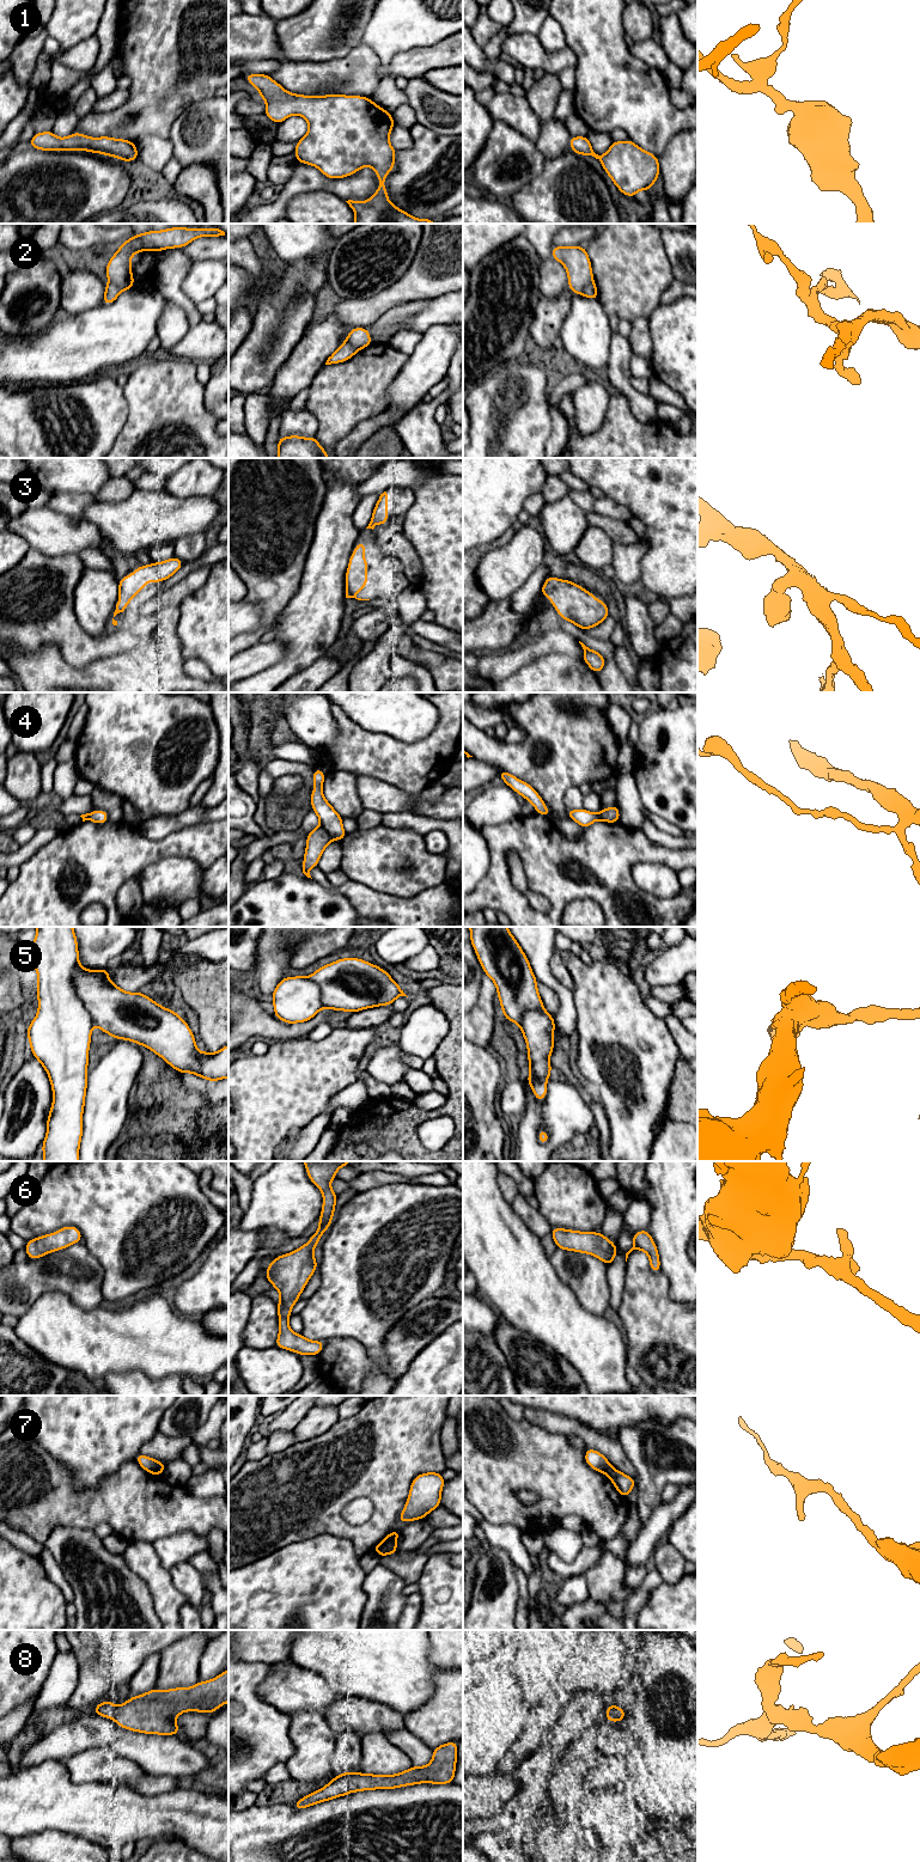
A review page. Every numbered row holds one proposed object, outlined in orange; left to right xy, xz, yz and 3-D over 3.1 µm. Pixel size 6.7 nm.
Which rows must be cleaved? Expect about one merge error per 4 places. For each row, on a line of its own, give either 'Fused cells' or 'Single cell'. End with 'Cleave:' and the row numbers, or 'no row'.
1: Single cell
2: Fused cells
3: Single cell
4: Fused cells
5: Fused cells
6: Single cell
7: Fused cells
8: Single cell
Cleave: 2, 4, 5, 7

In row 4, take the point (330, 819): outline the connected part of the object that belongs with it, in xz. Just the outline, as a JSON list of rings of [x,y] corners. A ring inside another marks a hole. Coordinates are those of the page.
[[[319,768],[313,769],[315,788],[311,792],[312,811],[321,820],[321,826],[331,836],[333,840],[342,841],[348,834],[342,826],[342,817],[335,808],[327,801],[323,795],[322,788],[325,780],[325,774]]]

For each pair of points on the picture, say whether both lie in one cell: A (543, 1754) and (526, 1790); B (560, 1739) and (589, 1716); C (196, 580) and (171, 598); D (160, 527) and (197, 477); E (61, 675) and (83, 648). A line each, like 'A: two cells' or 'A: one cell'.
A: one cell
B: one cell
C: one cell
D: two cells
E: two cells

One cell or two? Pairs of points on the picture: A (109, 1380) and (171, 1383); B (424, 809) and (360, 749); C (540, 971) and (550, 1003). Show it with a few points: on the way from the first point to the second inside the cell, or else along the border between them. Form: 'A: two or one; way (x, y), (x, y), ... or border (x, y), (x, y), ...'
A: one; way (125, 1383), (156, 1383)
B: one; way (414, 791), (378, 755)
C: two; border (553, 990), (559, 999), (559, 1011), (554, 1015)

